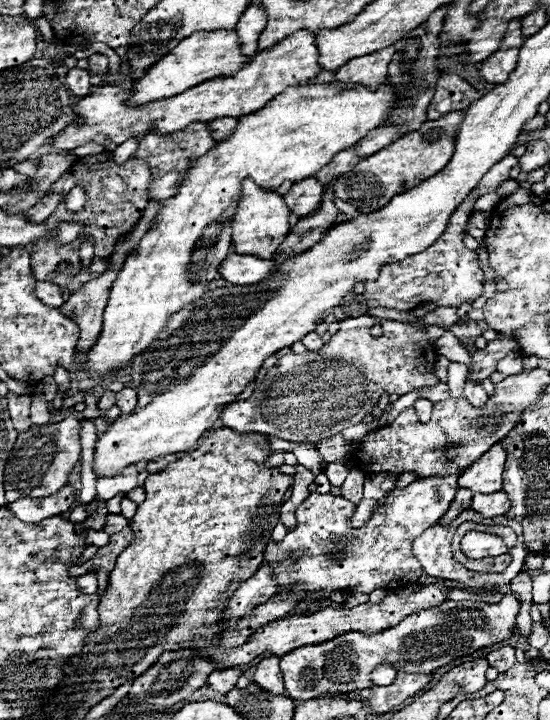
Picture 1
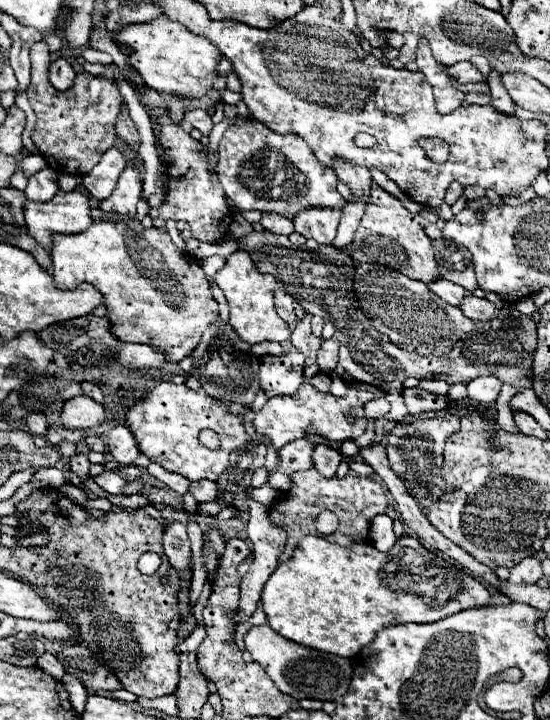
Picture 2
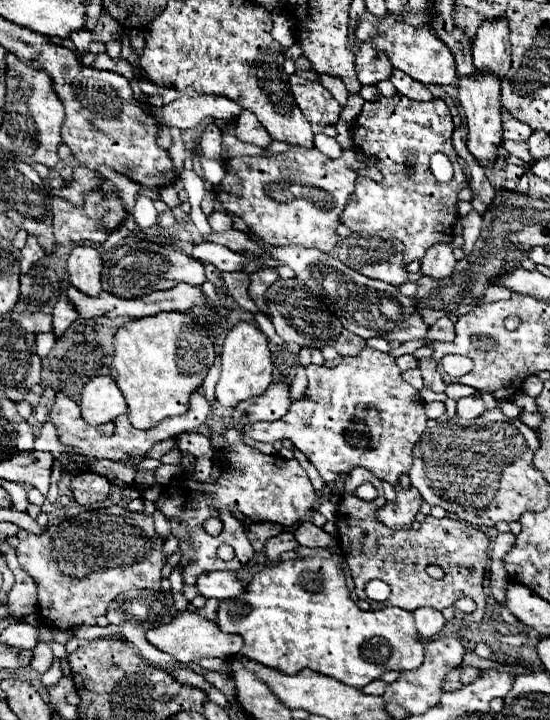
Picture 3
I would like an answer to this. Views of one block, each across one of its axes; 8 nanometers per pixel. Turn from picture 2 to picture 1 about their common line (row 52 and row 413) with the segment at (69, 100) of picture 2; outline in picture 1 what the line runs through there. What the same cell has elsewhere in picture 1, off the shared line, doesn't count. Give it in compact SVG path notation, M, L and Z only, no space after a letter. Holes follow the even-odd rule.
M34 396L32 398L32 412L30 412L30 420L36 426L44 426L50 420L50 410L48 404L44 400L44 396Z

